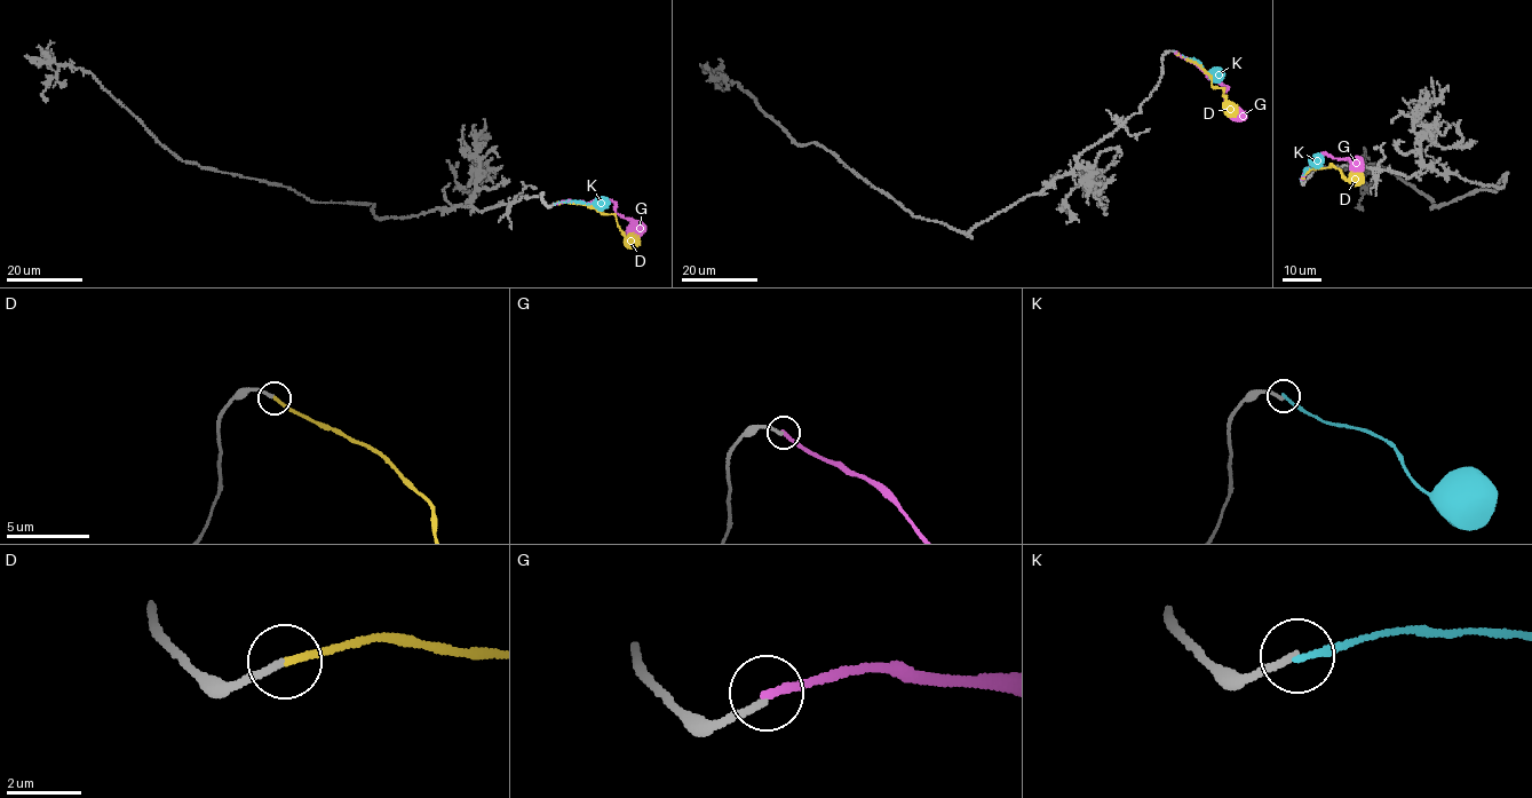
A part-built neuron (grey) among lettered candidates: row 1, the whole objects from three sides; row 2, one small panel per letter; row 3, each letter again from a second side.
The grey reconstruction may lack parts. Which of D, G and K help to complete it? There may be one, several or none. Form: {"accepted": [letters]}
{"accepted": ["D"]}

